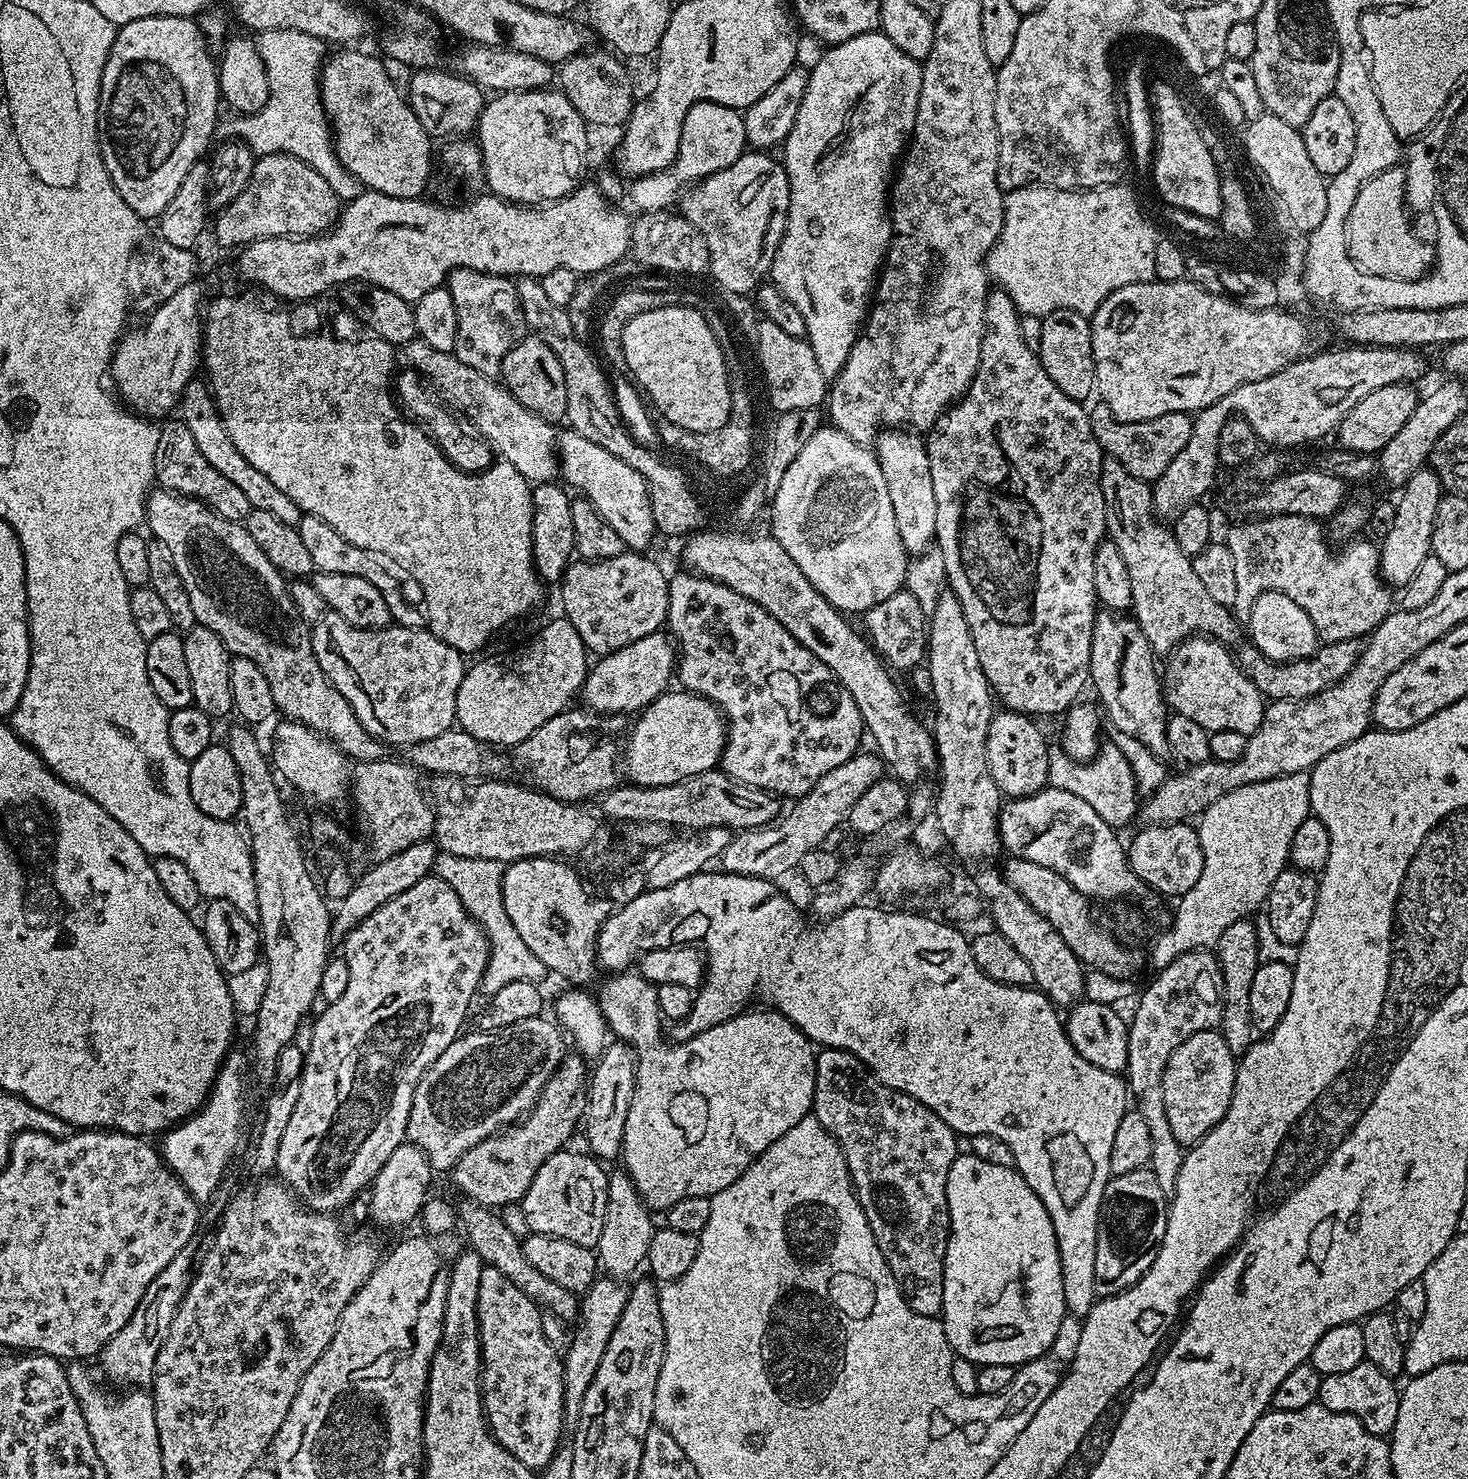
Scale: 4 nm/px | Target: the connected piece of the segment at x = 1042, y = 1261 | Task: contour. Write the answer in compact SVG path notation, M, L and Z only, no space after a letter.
M971 1154L957 1155L950 1166L946 1198L950 1231L944 1259L942 1323L953 1353L978 1366L1019 1366L1045 1355L1066 1315L1062 1266L1050 1212L1015 1167L994 1166L994 1162L982 1162Z

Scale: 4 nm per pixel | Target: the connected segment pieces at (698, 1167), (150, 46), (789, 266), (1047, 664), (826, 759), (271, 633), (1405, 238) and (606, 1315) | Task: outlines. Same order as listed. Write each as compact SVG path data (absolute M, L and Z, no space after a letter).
M775 1010L748 1011L741 1011L732 1019L725 1020L723 1024L698 1034L692 1040L669 1042L665 1033L661 1031L658 1034L658 1040L664 1040L661 1044L652 1044L652 1036L638 1038L632 1044L633 1050L636 1052L636 1085L634 1086L634 1098L630 1098L630 1114L626 1114L622 1161L624 1160L623 1167L649 1209L667 1210L676 1202L682 1202L684 1198L694 1198L695 1196L711 1198L718 1195L722 1190L726 1190L726 1186L736 1184L738 1178L744 1175L744 1171L751 1168L753 1162L759 1160L761 1154L766 1152L770 1145L776 1144L778 1138L782 1138L786 1134L786 1130L798 1126L798 1122L805 1120L811 1113L814 1078L816 1077L816 1052L812 1041L802 1034L802 1030L795 1028L780 1012Z
M147 16L138 18L134 22L126 22L116 29L114 46L110 46L110 54L106 58L106 66L102 70L102 82L100 83L100 105L98 106L98 118L96 119L96 138L100 142L100 157L118 190L118 194L141 218L158 218L162 210L166 210L170 198L174 198L178 186L182 186L182 178L190 171L190 166L201 163L204 151L209 151L213 143L212 135L216 132L216 115L222 109L222 97L220 94L220 77L218 64L208 53L209 41L200 30L200 25L195 19L187 16Z
M877 30L875 32L867 32L866 34L858 34L858 38L850 38L841 44L831 45L825 51L822 62L818 62L818 66L811 68L808 74L808 85L806 86L806 94L802 98L802 106L798 106L798 118L794 118L794 126L790 130L790 134L784 139L782 145L782 163L786 174L788 175L788 185L790 186L790 206L788 207L788 221L784 227L784 233L780 239L778 250L774 254L774 262L770 273L771 283L778 286L778 290L782 290L782 294L786 294L786 298L790 298L790 302L794 302L794 307L802 313L802 319L806 321L806 339L808 345L814 350L814 359L818 362L818 370L822 370L825 381L835 381L837 374L842 370L842 366L846 366L846 358L850 358L850 350L854 346L854 342L858 339L861 331L866 323L866 317L870 311L870 297L873 295L874 289L878 283L878 277L884 267L884 258L888 254L888 243L892 241L892 222L890 219L890 185L894 180L894 173L898 168L898 161L901 159L902 153L905 151L906 145L912 135L912 128L916 124L916 111L918 110L918 98L920 91L916 89L916 75L919 74L921 65L914 58L907 56L902 50L898 50L898 46L894 46L894 42L890 42L890 38L886 38L884 33Z
M1003 290L989 291L988 297L986 298L986 310L984 311L984 333L982 334L982 346L980 347L980 357L978 358L978 370L974 374L974 378L970 382L970 386L965 390L963 396L955 401L952 407L947 408L947 410L932 423L931 428L927 429L926 443L928 445L928 457L930 458L930 482L934 482L934 506L936 507L936 538L934 544L935 547L939 548L942 558L946 562L947 587L958 598L958 602L962 606L962 614L966 614L966 626L970 628L970 638L974 640L974 650L978 652L978 662L982 666L982 674L986 674L988 686L998 697L999 703L1001 700L1001 702L1004 703L1001 705L1009 712L1023 712L1024 715L1033 718L1056 715L1059 717L1061 714L1067 713L1068 709L1081 699L1080 691L1083 690L1084 684L1086 688L1090 680L1088 675L1088 671L1090 670L1090 650L1092 649L1094 622L1098 615L1098 601L1096 599L1096 591L1094 590L1094 554L1098 550L1098 546L1106 539L1106 533L1108 531L1106 502L1102 494L1102 486L1100 485L1100 471L1104 468L1106 454L1100 448L1098 438L1094 438L1092 417L1086 411L1086 408L1084 412L1085 405L1079 400L1062 394L1062 390L1058 390L1058 386L1054 386L1054 378L1050 378L1050 374L1046 374L1046 370L1042 366L1038 353L1034 350L1030 350L1030 346L1026 346L1026 342L1022 342L1020 318L1021 313L1016 311L1010 294L1006 294Z
M680 570L680 573L676 577L673 575L668 582L668 619L666 628L670 633L671 639L678 642L680 655L678 660L679 687L683 691L692 692L696 696L706 698L710 703L716 705L726 721L724 752L720 756L719 767L734 782L745 784L751 788L761 788L764 792L770 792L777 798L785 798L784 796L799 798L805 796L823 776L830 774L830 770L842 766L851 756L857 755L861 751L860 739L866 736L866 729L862 714L858 710L854 698L850 696L850 690L846 690L842 686L842 682L832 673L830 666L826 666L813 652L806 650L806 646L799 644L769 612L762 610L762 606L758 606L753 600L746 599L739 592L718 590L715 580L708 580L704 576L695 575L687 570Z
M163 490L149 491L144 519L146 528L152 531L151 539L162 542L162 546L170 549L174 566L178 566L178 578L182 578L182 586L186 586L186 594L190 594L190 607L194 610L196 623L206 626L206 630L214 630L233 656L250 658L250 662L262 670L281 717L300 723L331 741L353 761L378 760L385 755L385 745L373 739L359 724L350 702L330 684L318 666L314 647L311 646L312 629L309 621L301 618L300 611L294 606L289 581L274 566L274 562L262 554L258 542L250 538L241 521L222 518L222 514L210 510L201 500Z
M1403 167L1382 170L1382 174L1360 185L1346 225L1348 255L1360 271L1391 280L1418 280L1429 275L1434 264L1433 245L1412 233L1405 204Z
M607 1274L601 1275L588 1292L583 1293L580 1300L580 1314L575 1325L576 1333L572 1336L572 1345L568 1353L563 1353L564 1362L564 1419L575 1422L580 1419L582 1398L586 1398L586 1390L590 1390L590 1382L594 1382L594 1370L598 1370L598 1362L602 1362L602 1354L606 1354L606 1342L610 1342L610 1334L614 1334L614 1326L621 1324L622 1310L628 1301L629 1289L623 1288L619 1279Z

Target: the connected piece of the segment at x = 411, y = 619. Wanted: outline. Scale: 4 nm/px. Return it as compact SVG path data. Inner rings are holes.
M301 515L298 527L302 534L302 543L306 545L306 550L314 562L316 572L325 572L326 574L354 574L354 578L366 578L366 582L371 582L382 594L382 598L386 598L386 606L390 606L392 619L399 627L425 627L426 617L423 611L417 605L415 608L404 597L404 592L400 589L399 582L387 572L389 569L373 553L362 550L350 542L346 542L346 538L342 538L342 534L338 534L338 530L326 526L326 522L322 522L317 516Z

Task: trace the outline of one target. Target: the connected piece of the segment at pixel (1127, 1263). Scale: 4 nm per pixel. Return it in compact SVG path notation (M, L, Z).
M1151 1167L1130 1170L1130 1174L1118 1174L1109 1179L1104 1188L1102 1202L1100 1203L1101 1225L1096 1239L1094 1250L1094 1290L1097 1297L1117 1296L1125 1292L1130 1286L1134 1286L1150 1270L1150 1266L1156 1260L1156 1253L1152 1251L1152 1232L1140 1232L1140 1224L1132 1224L1136 1216L1168 1216L1169 1197L1158 1186L1158 1178L1154 1178Z

